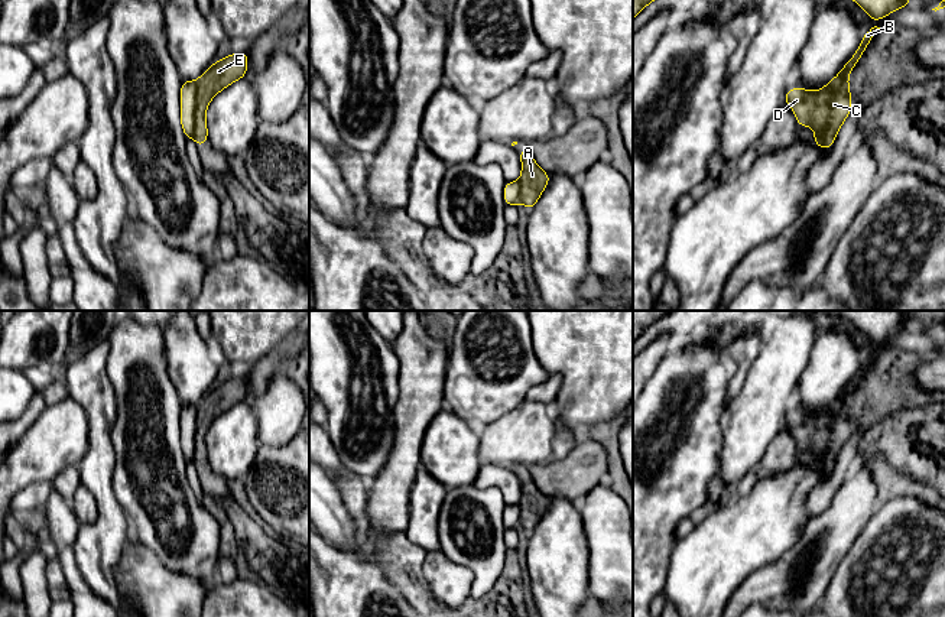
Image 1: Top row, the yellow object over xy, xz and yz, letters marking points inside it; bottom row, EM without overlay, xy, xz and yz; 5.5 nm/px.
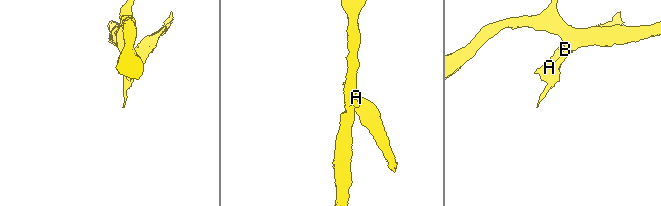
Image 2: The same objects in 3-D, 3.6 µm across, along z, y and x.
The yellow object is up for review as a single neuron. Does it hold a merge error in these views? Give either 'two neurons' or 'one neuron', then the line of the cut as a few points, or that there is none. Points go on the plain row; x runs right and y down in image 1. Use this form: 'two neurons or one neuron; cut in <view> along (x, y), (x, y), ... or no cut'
two neurons; cut in xy along (197, 406), (195, 452), (192, 458)

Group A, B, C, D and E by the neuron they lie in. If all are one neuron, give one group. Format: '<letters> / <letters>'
A C D E / B

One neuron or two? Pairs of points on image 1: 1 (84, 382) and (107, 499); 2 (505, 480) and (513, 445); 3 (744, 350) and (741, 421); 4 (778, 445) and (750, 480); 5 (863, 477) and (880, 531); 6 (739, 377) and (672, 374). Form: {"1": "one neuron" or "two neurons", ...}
{"1": "one neuron", "2": "two neurons", "3": "two neurons", "4": "one neuron", "5": "two neurons", "6": "two neurons"}

